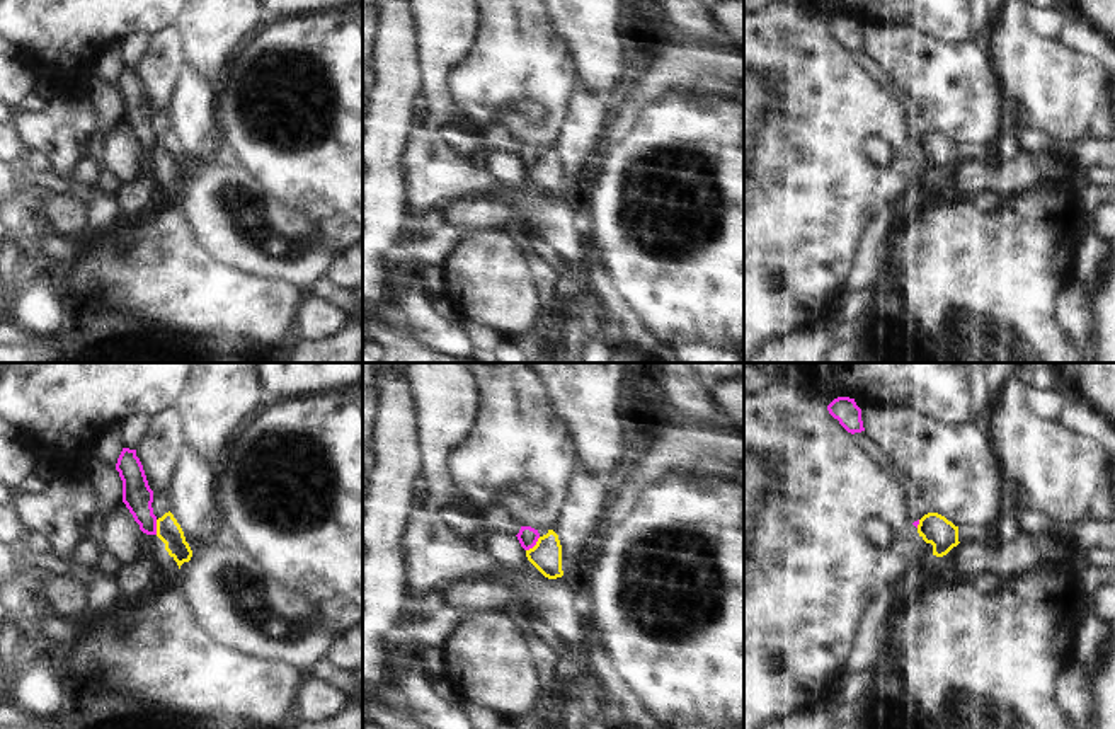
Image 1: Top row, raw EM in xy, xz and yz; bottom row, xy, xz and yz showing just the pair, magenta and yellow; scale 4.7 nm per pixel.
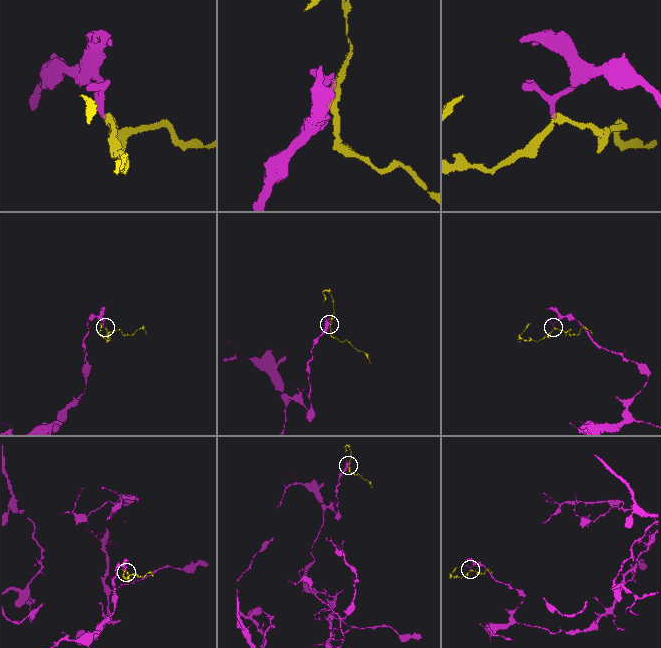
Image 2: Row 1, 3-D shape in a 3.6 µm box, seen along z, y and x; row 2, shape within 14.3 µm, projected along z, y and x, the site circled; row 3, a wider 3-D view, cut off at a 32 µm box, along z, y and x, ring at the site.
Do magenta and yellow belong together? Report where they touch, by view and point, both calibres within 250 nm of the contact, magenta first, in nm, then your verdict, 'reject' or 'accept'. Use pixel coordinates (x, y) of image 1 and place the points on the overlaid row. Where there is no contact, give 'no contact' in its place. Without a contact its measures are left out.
xz (533, 545) | 90/150 nm | reject

